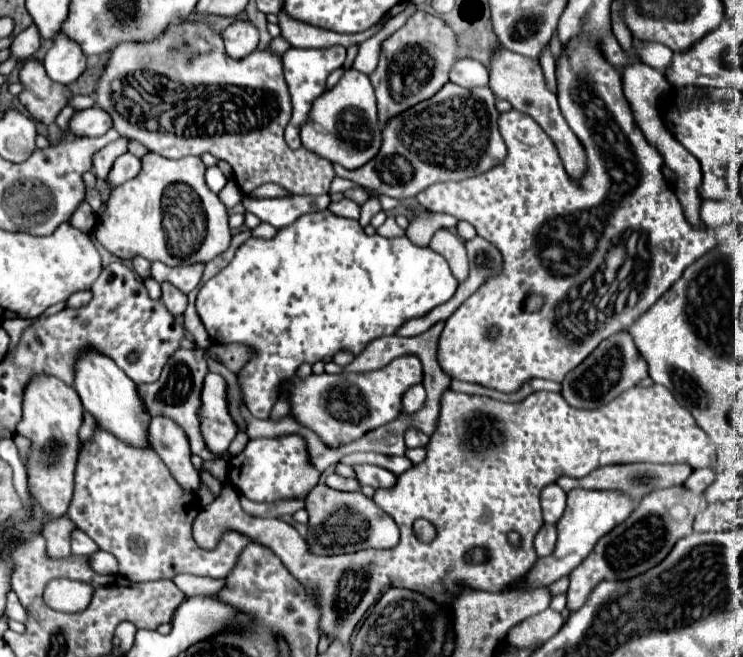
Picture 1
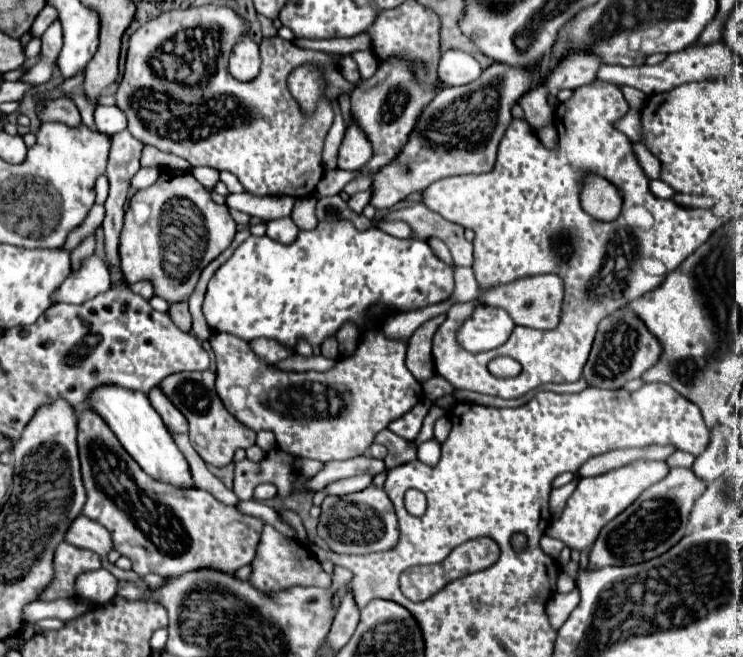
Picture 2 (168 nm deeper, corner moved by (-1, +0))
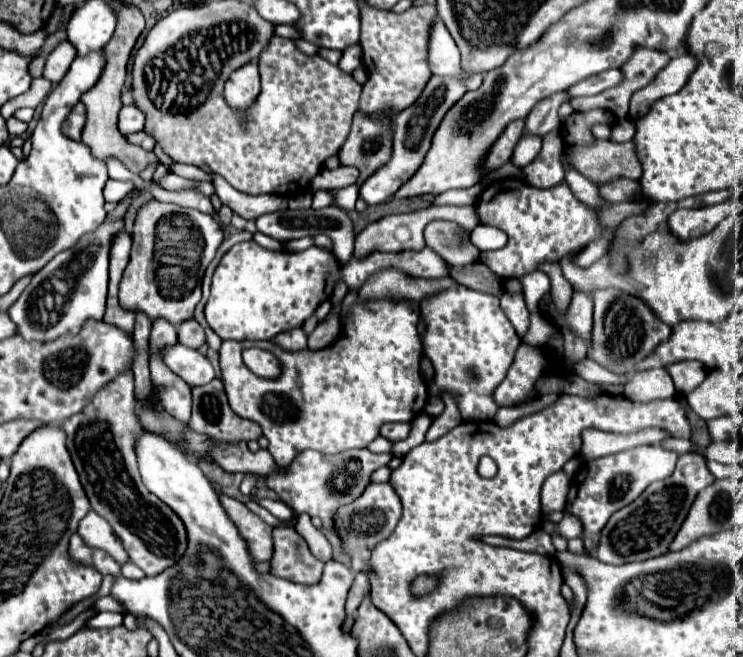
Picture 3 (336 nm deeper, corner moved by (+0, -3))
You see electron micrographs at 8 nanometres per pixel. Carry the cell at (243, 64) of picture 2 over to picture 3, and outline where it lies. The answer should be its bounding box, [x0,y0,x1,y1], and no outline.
[225,62,259,112]

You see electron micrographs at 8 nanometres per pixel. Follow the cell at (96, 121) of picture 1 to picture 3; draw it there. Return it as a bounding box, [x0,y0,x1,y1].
[119,106,145,134]

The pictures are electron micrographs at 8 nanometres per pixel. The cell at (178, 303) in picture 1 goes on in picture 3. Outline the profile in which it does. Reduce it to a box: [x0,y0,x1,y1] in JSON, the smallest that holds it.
[177,320,205,350]

